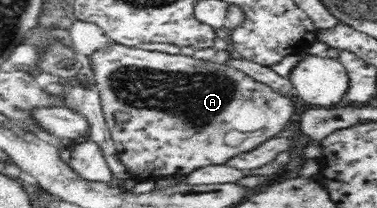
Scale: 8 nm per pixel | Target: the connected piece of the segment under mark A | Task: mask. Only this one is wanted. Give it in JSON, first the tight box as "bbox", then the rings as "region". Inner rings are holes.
{"bbox":[88,42,295,181],"region":[[[112,42],[109,47],[105,49],[97,49],[93,51],[91,55],[88,56],[92,72],[90,74],[91,86],[97,90],[101,100],[101,111],[103,112],[103,117],[105,118],[105,123],[109,128],[109,133],[111,134],[111,139],[115,144],[115,149],[117,149],[117,154],[121,163],[125,164],[127,172],[131,174],[131,179],[138,181],[157,181],[160,178],[167,178],[169,176],[179,178],[182,175],[189,175],[195,169],[200,167],[205,167],[208,165],[223,165],[229,162],[229,159],[237,157],[244,152],[252,151],[261,143],[265,143],[268,139],[274,138],[277,135],[282,135],[289,127],[291,115],[295,113],[295,107],[293,106],[292,98],[283,95],[273,88],[267,86],[264,82],[259,82],[237,68],[234,68],[229,63],[226,65],[219,65],[212,60],[199,60],[193,58],[193,56],[185,55],[175,55],[170,53],[163,53],[162,51],[149,51],[141,47],[127,47],[121,44]],[[116,111],[123,111],[129,115],[128,119],[124,122],[119,122],[115,119],[113,115]],[[255,123],[265,123],[265,127],[261,125],[261,129],[247,129],[247,131],[241,131],[239,127],[235,125],[255,125]]]}

